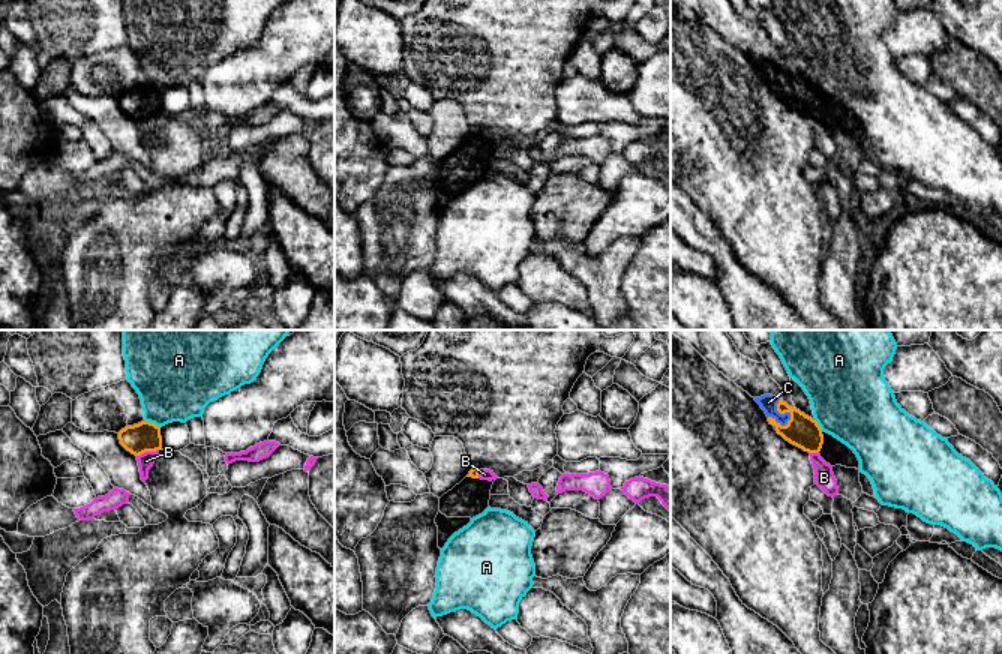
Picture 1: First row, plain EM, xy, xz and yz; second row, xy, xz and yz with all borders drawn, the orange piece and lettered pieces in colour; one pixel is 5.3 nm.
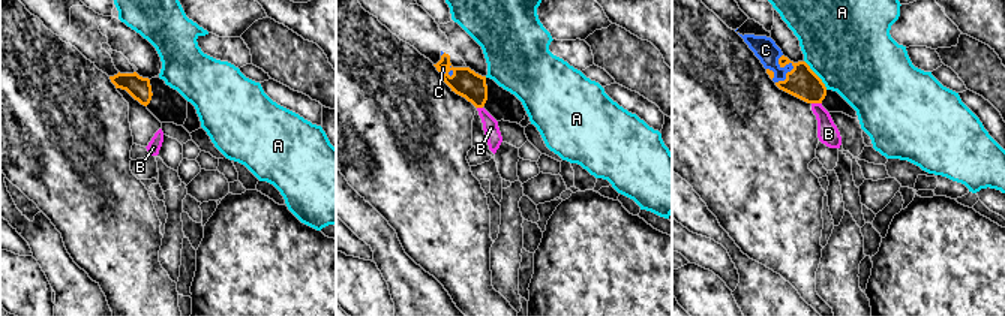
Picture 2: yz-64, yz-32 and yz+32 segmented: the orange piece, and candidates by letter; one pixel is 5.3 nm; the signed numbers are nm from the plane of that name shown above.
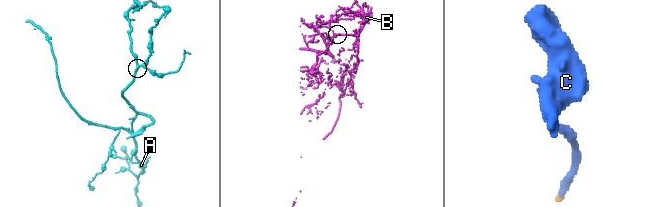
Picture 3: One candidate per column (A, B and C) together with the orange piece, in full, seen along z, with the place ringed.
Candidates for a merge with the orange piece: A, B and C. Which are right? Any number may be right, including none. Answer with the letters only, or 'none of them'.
C

